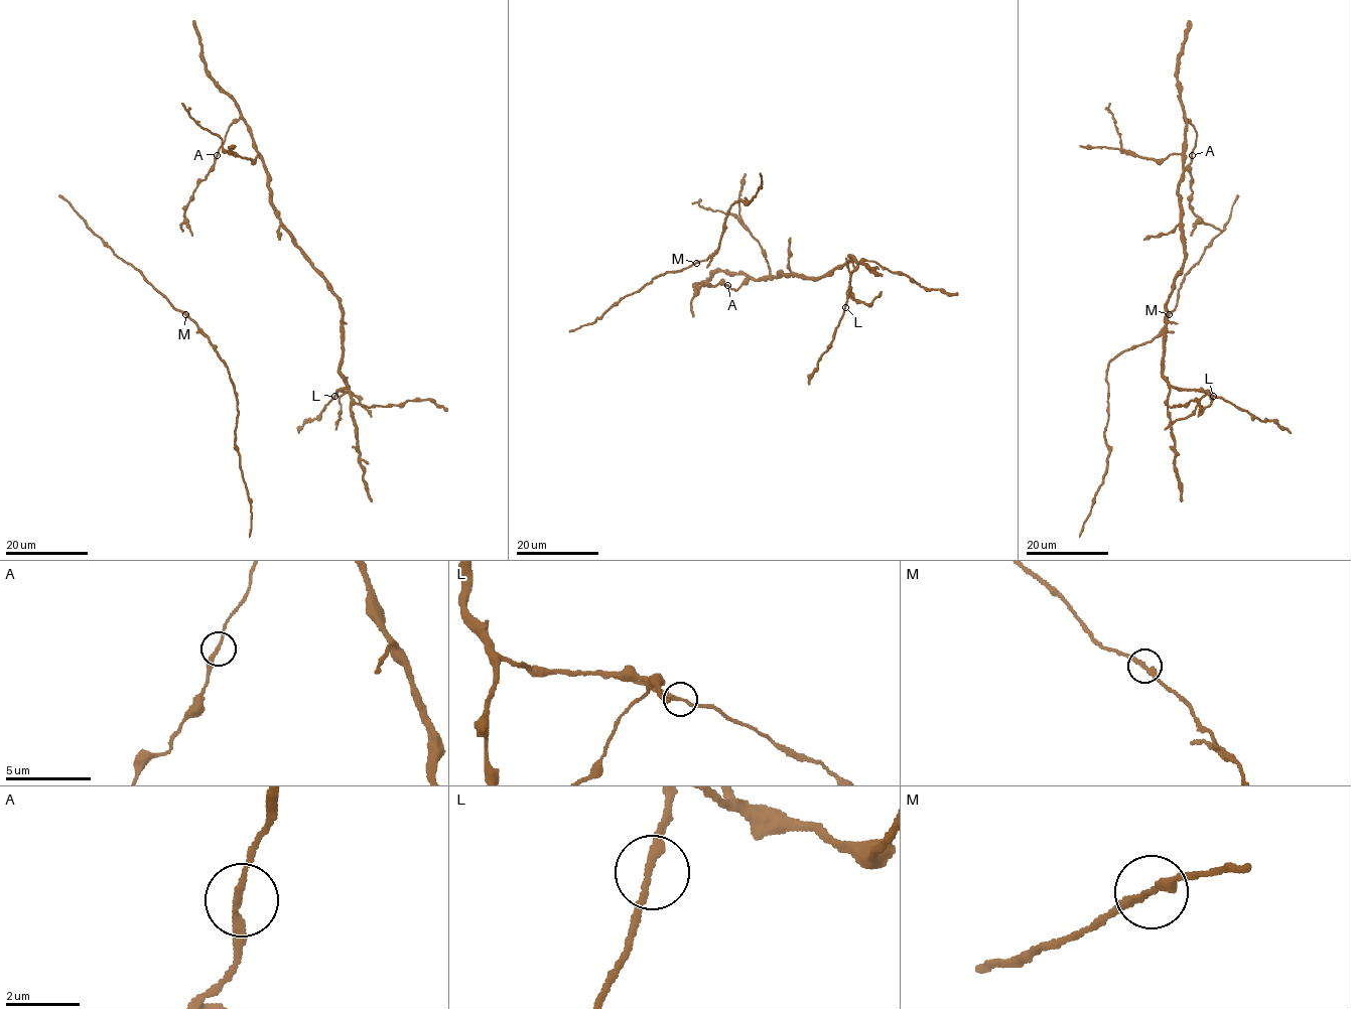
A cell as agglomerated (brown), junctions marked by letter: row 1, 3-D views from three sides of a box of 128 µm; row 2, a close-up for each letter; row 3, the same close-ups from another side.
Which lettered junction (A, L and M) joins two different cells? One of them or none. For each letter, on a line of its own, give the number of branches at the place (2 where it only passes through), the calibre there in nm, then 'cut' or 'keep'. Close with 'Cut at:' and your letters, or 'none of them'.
A: 2 | 200 nm | keep
L: 2 | 240 nm | keep
M: 2 | 240 nm | cut
Cut at: M

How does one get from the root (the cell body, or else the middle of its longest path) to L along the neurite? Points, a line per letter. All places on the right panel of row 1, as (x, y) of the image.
L: (1191, 155), (1196, 132), (1185, 119), (1179, 186), (1185, 261), (1166, 303), (1162, 376), (1175, 388), (1213, 396)

